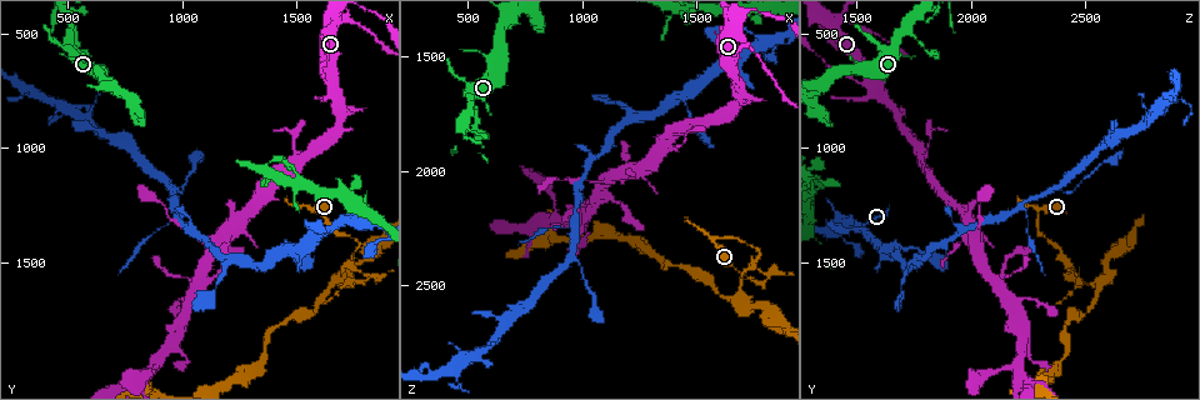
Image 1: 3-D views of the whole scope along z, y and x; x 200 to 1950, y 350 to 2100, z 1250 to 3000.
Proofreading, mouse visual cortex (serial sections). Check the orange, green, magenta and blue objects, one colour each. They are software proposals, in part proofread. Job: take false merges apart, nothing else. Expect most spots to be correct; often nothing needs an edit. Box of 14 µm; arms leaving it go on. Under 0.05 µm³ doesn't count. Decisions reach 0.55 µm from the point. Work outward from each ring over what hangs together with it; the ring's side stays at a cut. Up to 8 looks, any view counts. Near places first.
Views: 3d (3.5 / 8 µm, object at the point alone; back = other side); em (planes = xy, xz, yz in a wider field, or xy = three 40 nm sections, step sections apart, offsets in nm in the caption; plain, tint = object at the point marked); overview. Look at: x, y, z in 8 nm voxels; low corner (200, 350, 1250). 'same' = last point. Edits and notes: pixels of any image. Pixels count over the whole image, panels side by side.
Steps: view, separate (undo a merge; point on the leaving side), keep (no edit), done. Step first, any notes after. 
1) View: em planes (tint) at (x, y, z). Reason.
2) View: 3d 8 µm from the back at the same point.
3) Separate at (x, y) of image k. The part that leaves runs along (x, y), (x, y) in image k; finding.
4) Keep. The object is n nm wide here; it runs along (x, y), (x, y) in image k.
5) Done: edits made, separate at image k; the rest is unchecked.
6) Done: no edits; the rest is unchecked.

View: 3d 8 µm at (1000, 1560, 2160). Sudden change in width.

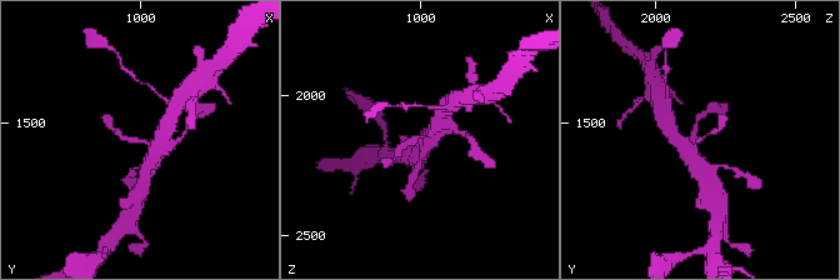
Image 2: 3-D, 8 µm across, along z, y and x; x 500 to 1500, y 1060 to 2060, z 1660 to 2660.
View: em xy step 5 (tint) at (990, 1560, 2150).

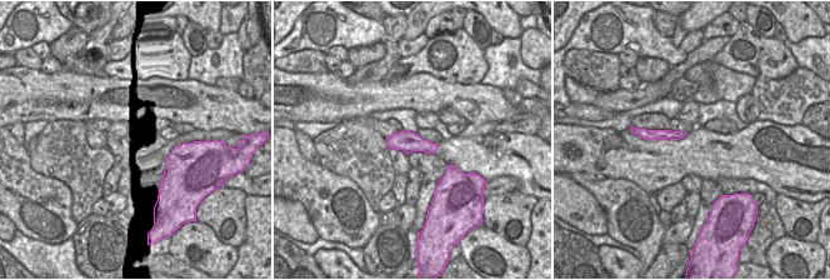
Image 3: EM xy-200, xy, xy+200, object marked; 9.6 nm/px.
Keep. It runs along (643, 133), (683, 134) in image 3; one cell here.

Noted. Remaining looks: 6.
View: 3d 3.5 µm at (940, 1170, 2370). Arms part here.

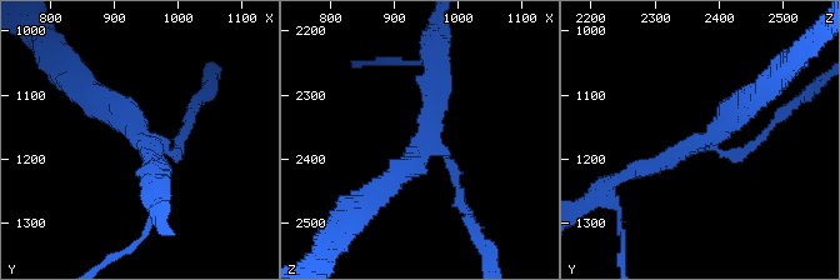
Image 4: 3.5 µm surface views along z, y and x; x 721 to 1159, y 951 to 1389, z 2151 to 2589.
View: em xy step 5 (tint) at (955, 1175, 2370). 3 arms meet here; the arms are 150, 200, 300 nm wide.

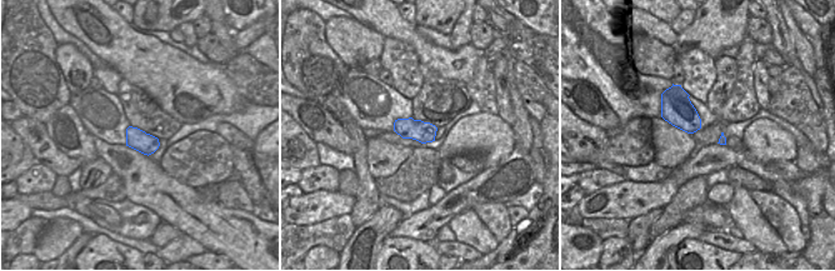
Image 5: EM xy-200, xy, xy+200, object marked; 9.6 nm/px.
Keep. It runs along (628, 174), (710, 139), (753, 96) in image 4; continuous, no second cell.

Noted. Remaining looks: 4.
View: 3d 3.5 µm at (1720, 1590, 2460). Abrupt turn.

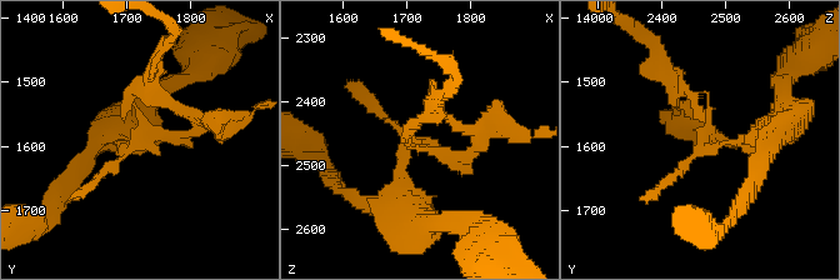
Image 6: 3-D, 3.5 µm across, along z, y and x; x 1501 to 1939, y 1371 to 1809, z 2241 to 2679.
View: em xy step 5 (tint) at (1715, 1605, 2465). Now the EM.

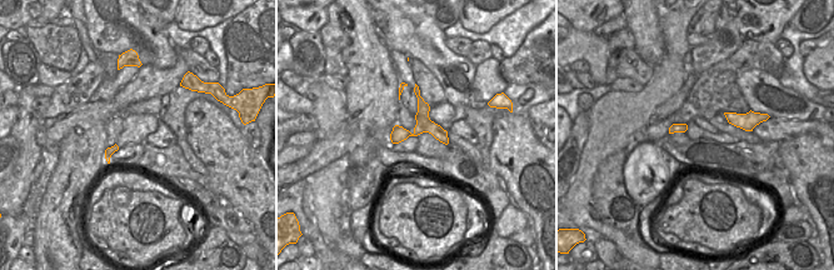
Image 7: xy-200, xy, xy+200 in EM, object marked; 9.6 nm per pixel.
Keep. It runs along (685, 89), (701, 146), (765, 135) in image 6; one cell here.

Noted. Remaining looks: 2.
Done: no edits; the rest is unchecked.

